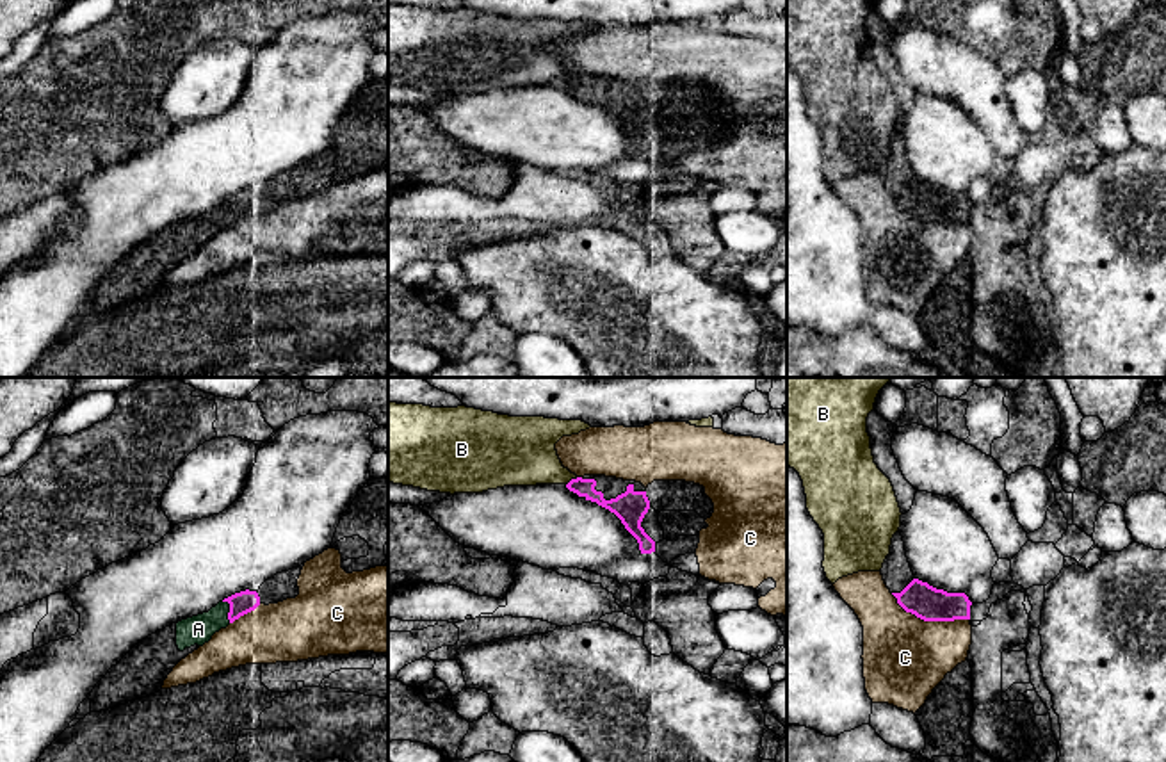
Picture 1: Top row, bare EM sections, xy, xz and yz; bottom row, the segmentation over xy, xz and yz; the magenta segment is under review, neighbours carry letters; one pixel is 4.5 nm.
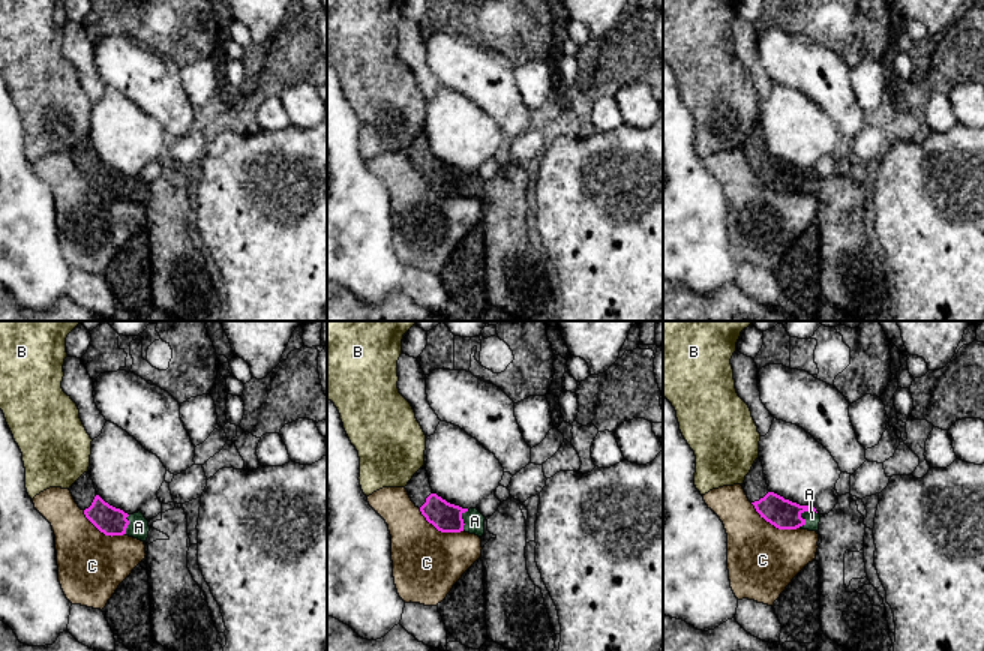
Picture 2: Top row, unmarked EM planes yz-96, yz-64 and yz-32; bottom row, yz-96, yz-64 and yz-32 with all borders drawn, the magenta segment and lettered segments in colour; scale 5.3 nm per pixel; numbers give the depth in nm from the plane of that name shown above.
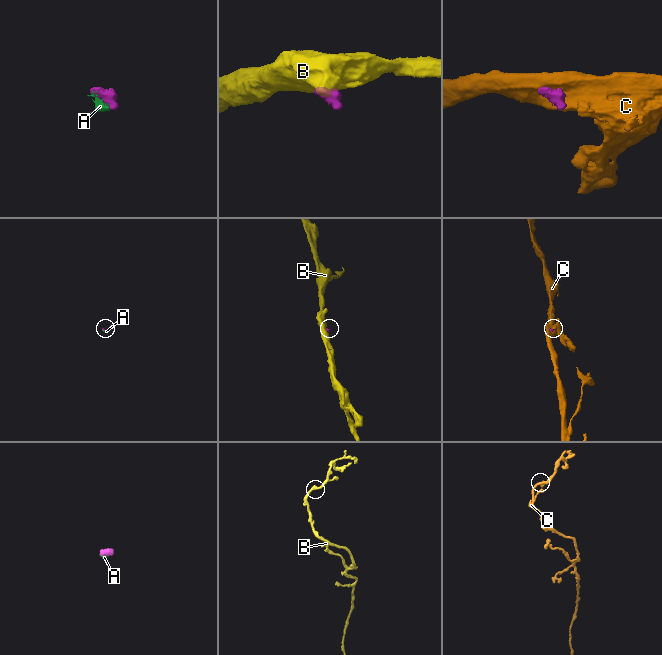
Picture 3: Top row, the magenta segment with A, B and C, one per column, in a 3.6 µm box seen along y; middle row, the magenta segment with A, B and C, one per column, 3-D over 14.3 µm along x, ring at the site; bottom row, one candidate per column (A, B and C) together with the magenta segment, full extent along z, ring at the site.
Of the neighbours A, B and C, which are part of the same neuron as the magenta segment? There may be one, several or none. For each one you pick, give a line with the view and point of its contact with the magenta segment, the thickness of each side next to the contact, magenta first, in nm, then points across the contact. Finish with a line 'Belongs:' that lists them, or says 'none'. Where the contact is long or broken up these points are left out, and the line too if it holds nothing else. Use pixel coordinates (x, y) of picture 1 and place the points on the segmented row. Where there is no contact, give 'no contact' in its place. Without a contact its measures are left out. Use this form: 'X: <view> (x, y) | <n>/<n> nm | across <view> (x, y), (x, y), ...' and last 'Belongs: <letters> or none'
A: xy (230, 611) | 100/130 nm | across xy (242, 602), (230, 611), (198, 629)
Belongs: A

